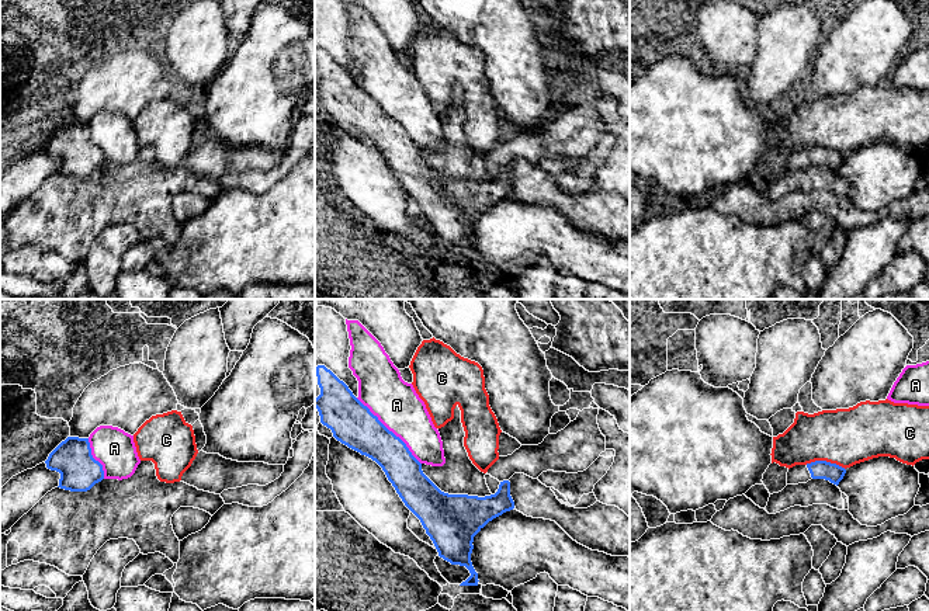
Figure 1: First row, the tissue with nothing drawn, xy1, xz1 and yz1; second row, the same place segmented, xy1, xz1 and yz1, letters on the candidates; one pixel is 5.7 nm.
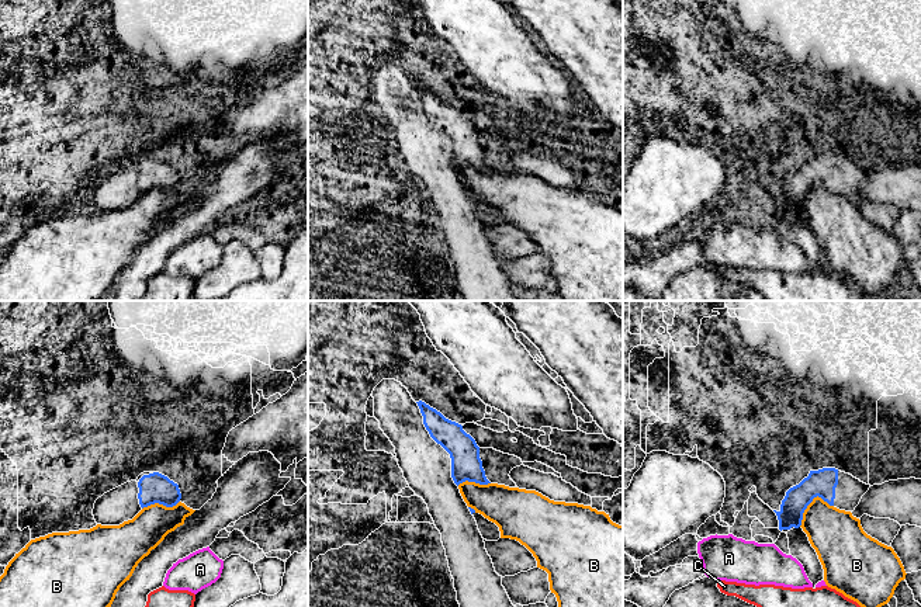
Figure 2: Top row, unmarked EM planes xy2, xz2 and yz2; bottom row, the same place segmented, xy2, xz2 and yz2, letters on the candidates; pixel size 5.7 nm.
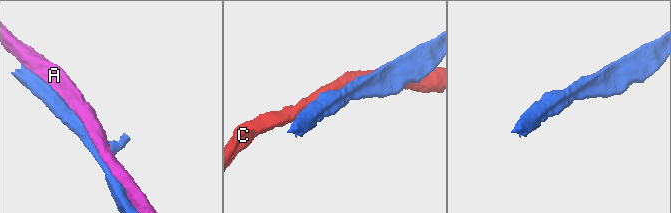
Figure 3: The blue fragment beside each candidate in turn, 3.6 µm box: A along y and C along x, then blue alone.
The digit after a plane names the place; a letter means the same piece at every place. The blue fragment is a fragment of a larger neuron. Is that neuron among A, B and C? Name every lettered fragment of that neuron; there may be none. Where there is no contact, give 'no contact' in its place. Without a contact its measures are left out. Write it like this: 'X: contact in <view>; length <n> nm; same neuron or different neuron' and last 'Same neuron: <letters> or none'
A: contact in xz1; length 550 nm; different neuron
B: contact in yz2; length 240 nm; different neuron
C: contact in yz1; length 240 nm; different neuron
Same neuron: none

